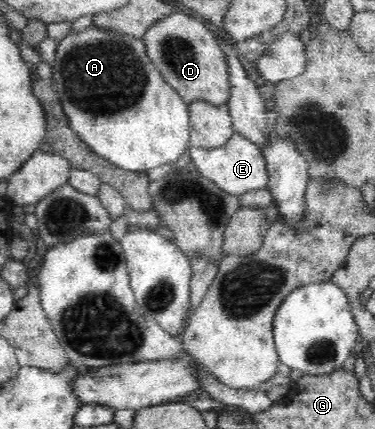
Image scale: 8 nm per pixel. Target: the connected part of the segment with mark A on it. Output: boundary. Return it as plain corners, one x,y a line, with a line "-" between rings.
91,25
83,32
70,32
61,41
58,41
56,48
56,55
52,62
52,79
55,86
58,88
59,98
63,105
63,110
69,119
71,128
78,132
79,138
89,145
95,153
100,154
101,158
105,158
111,162
113,166
120,169
133,172
147,172
153,168
161,167
163,165
173,165
177,163
185,150
190,149
190,136
189,136
189,109
188,104
183,101
179,93
169,86
159,69
151,62
151,59
146,54
146,46
143,40
131,37
131,35
124,35
97,26

